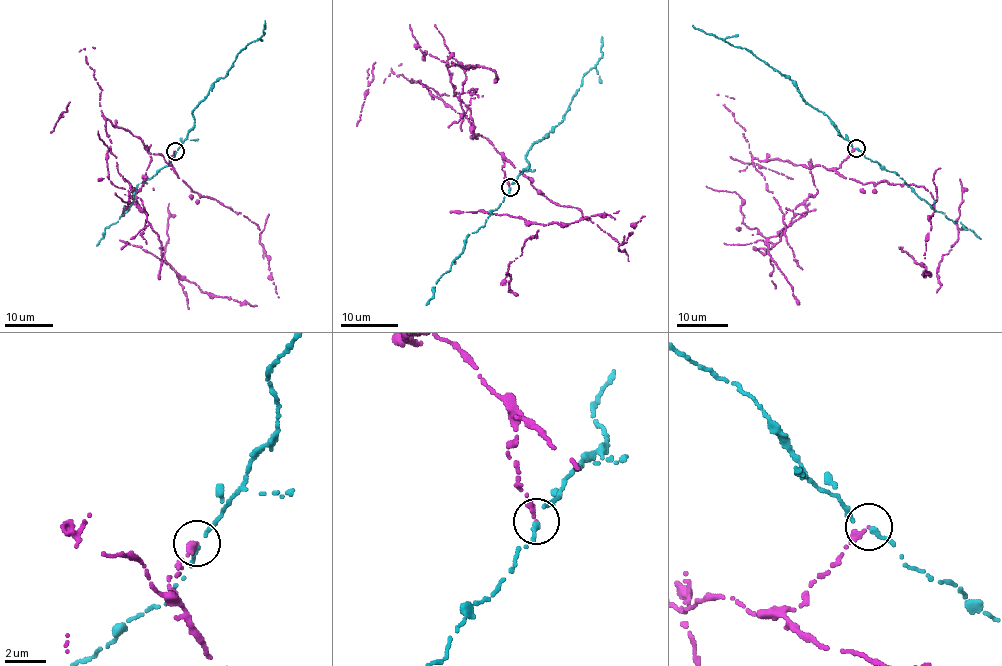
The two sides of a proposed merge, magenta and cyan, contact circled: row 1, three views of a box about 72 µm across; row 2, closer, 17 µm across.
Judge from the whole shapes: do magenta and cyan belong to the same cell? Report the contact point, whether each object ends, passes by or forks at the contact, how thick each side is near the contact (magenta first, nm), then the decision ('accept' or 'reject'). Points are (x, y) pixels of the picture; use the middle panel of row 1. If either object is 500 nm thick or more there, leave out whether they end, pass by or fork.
(510, 187) | magenta ends | cyan passes by | 280/190 nm | reject

